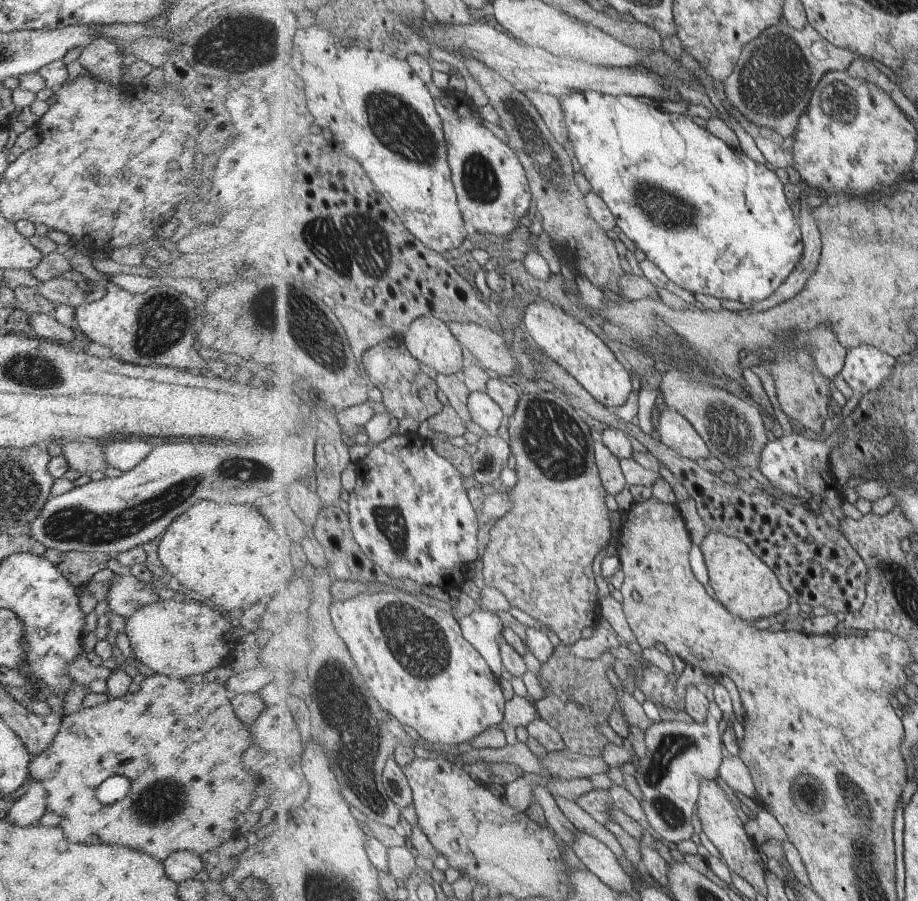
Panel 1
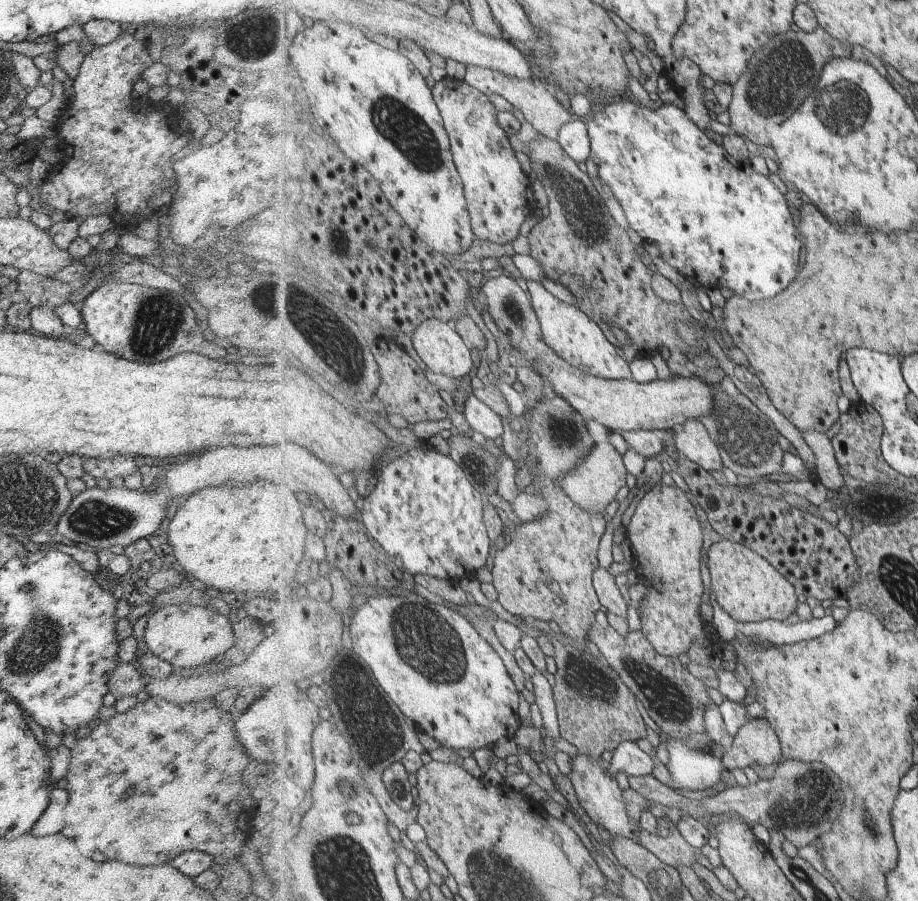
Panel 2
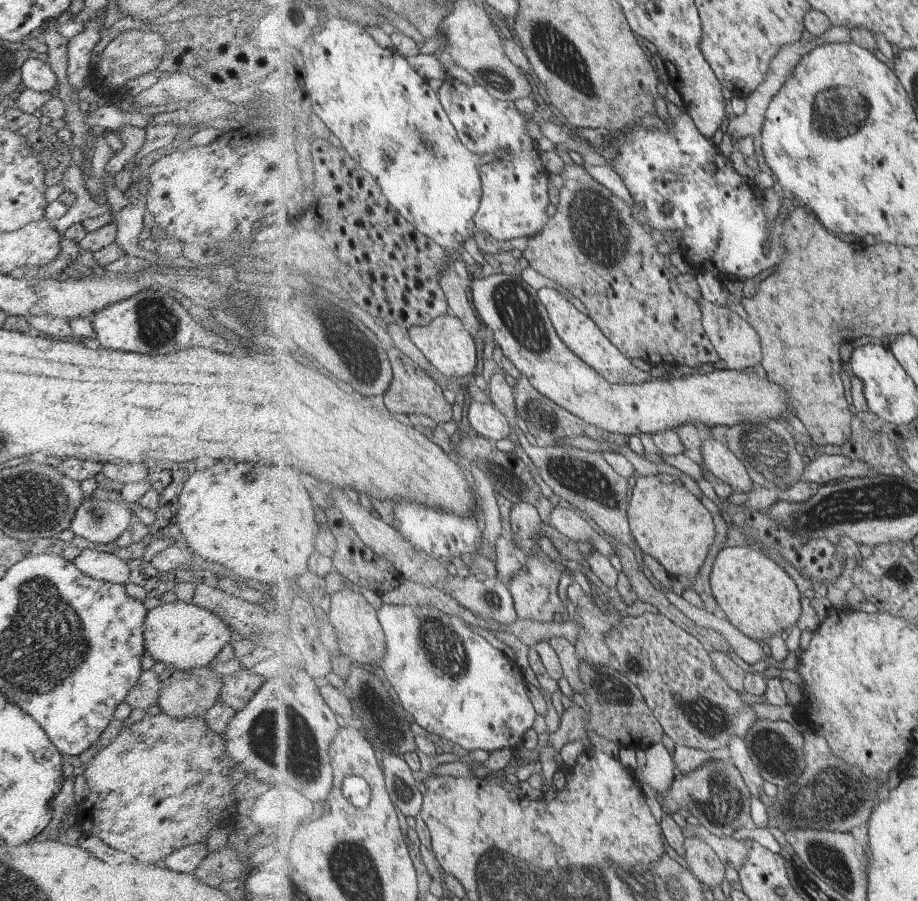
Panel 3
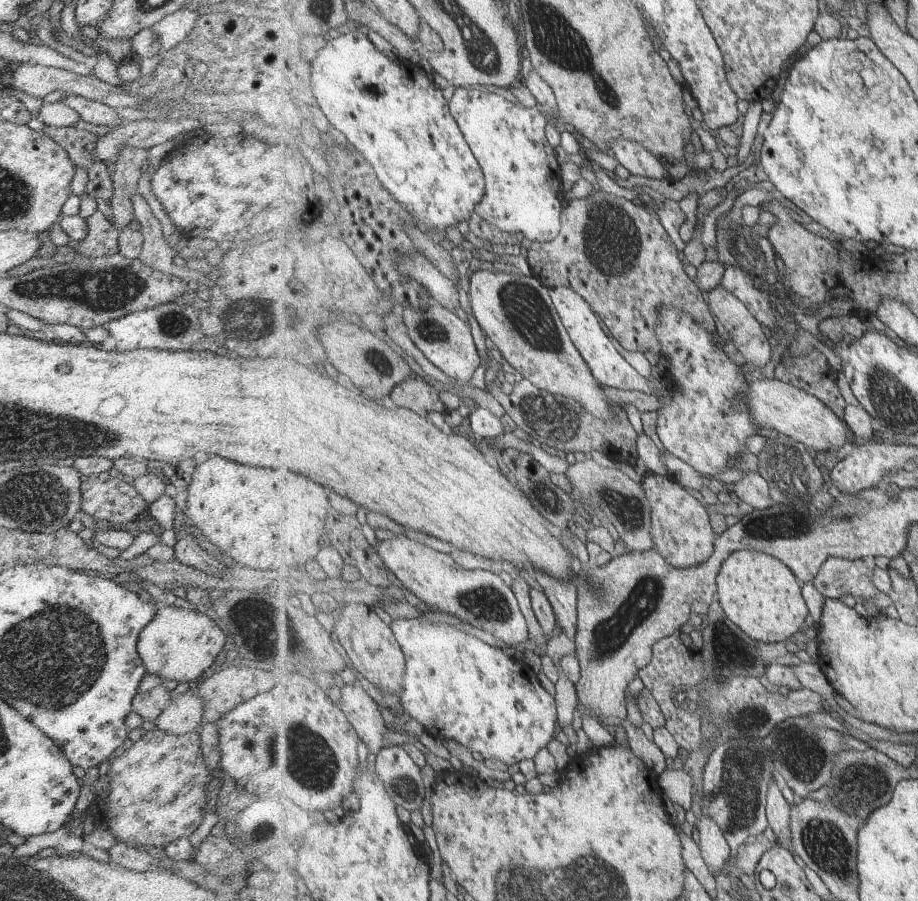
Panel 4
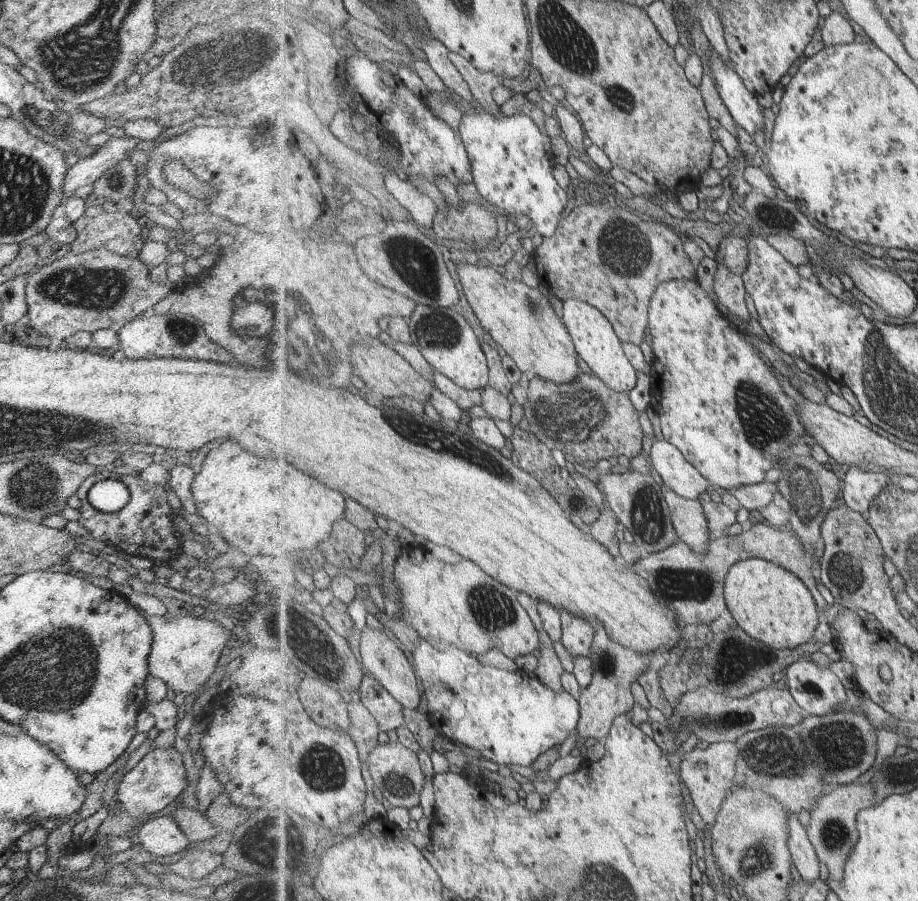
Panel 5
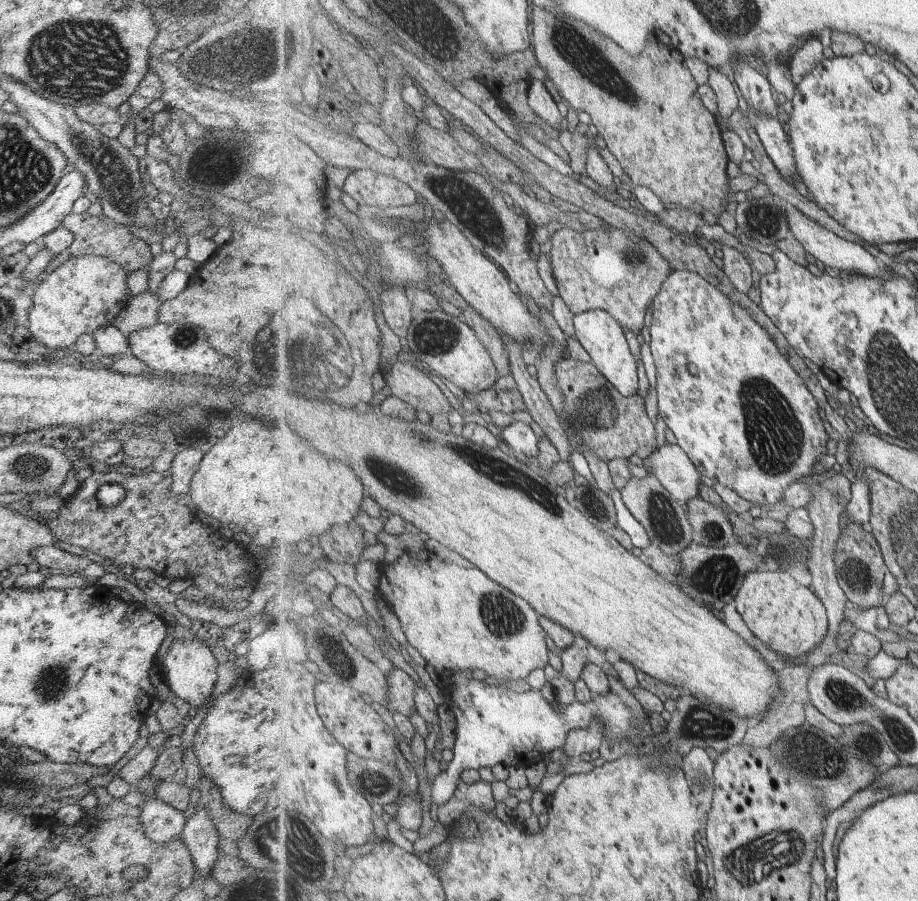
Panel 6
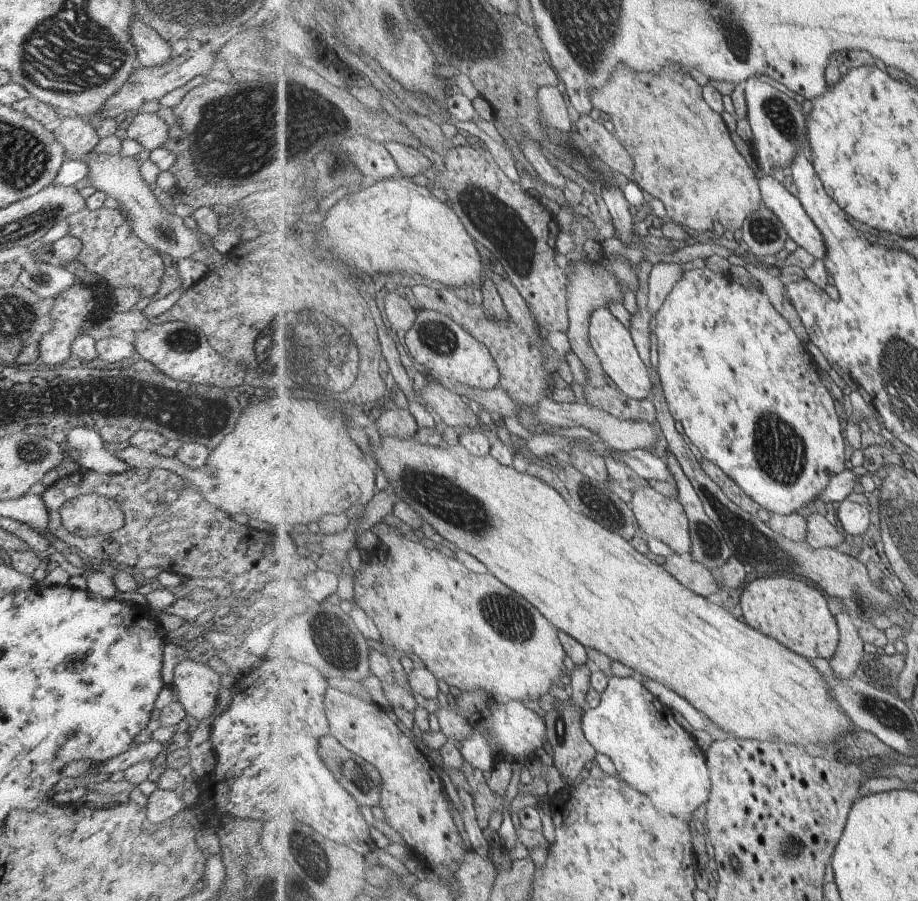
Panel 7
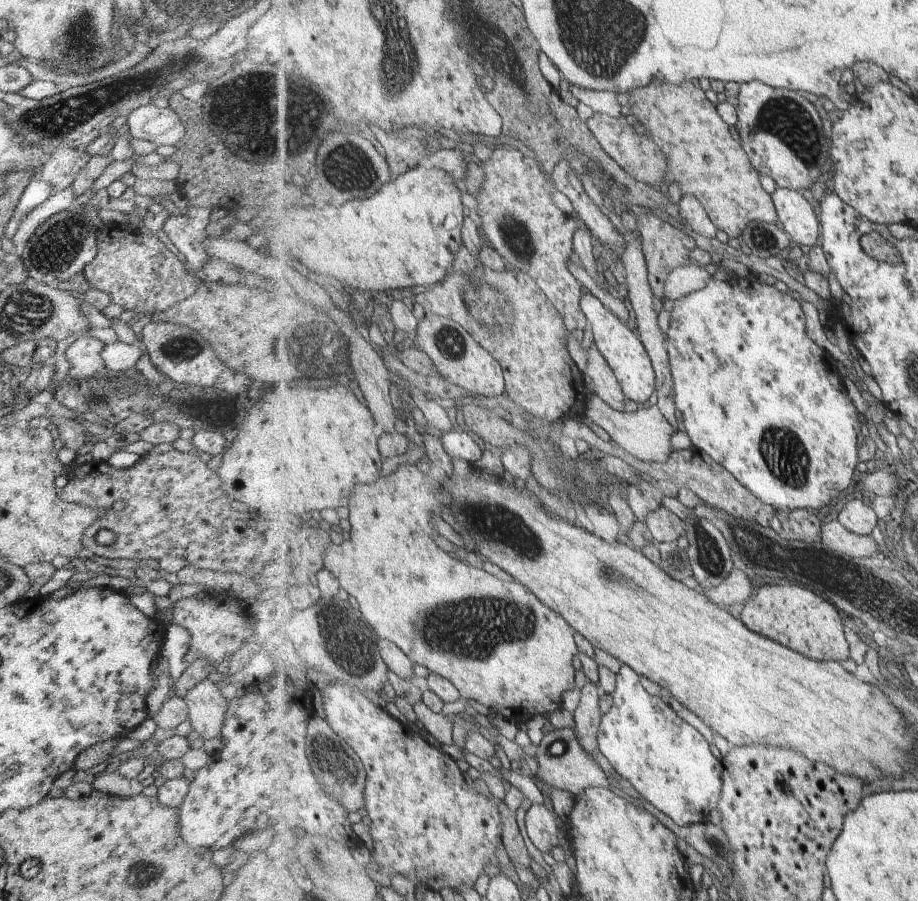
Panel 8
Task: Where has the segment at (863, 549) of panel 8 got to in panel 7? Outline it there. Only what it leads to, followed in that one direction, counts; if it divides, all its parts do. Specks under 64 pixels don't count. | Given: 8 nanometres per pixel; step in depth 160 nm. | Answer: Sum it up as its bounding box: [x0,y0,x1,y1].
[805,509,845,549]

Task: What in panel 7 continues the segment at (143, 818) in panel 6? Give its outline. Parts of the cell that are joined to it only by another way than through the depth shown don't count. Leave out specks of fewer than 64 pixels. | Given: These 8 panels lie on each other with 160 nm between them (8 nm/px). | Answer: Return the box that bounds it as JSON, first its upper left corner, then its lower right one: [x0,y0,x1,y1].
[145,788,185,824]

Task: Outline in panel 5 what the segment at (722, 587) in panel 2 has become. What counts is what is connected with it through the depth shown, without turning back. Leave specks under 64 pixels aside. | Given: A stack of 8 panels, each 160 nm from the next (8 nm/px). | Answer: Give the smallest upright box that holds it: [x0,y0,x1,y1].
[725,558,822,650]

